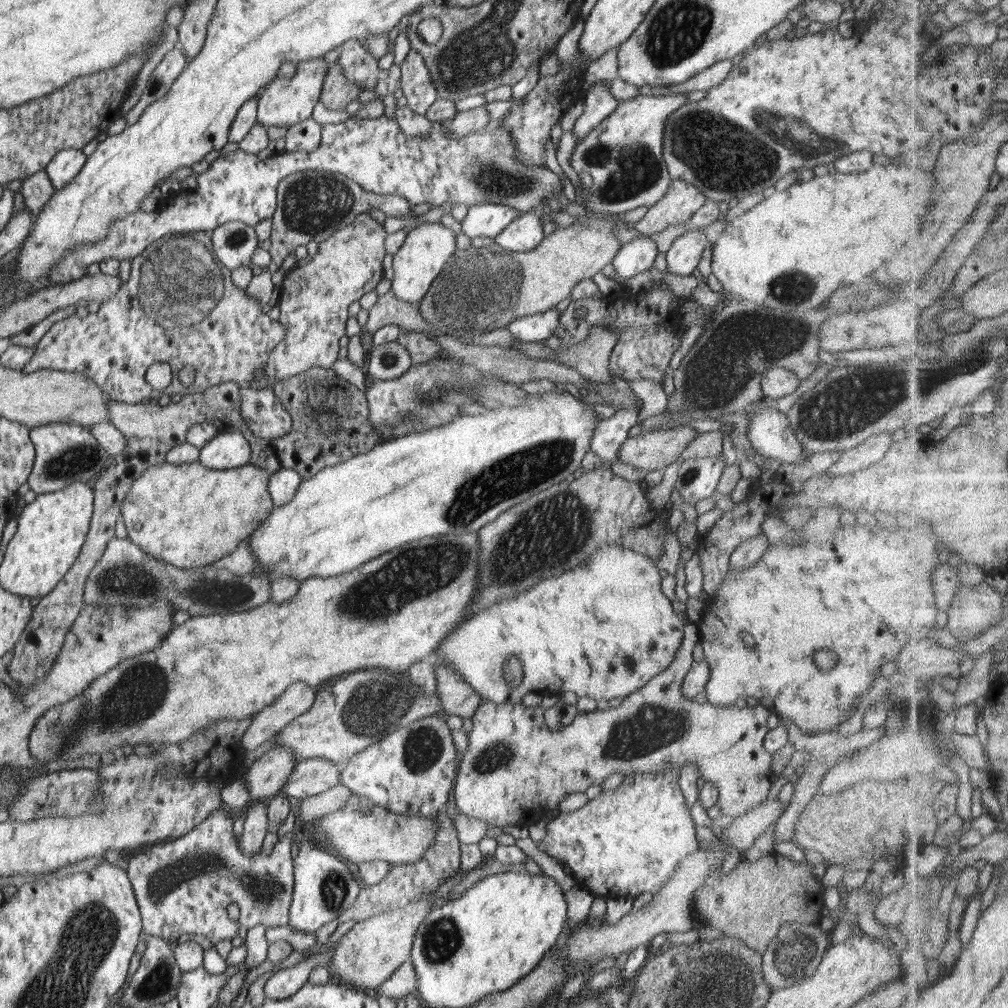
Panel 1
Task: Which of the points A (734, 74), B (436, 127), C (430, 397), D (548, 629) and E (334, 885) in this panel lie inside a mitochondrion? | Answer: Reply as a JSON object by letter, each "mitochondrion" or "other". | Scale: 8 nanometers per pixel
{"A":"other","B":"other","C":"mitochondrion","D":"other","E":"mitochondrion"}

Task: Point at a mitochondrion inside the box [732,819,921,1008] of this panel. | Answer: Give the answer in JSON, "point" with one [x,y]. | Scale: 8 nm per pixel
{"point":[792,958]}

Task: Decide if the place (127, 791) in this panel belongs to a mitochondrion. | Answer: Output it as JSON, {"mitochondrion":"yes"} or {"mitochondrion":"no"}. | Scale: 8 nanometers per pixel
{"mitochondrion":"yes"}

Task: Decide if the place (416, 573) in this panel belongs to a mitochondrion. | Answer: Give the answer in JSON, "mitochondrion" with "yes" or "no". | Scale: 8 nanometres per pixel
{"mitochondrion":"yes"}

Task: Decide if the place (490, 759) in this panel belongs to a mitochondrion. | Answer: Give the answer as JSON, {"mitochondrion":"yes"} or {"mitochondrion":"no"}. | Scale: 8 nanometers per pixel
{"mitochondrion":"yes"}

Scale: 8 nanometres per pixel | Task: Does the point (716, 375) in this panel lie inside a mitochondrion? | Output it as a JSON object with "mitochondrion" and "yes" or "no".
{"mitochondrion":"yes"}

